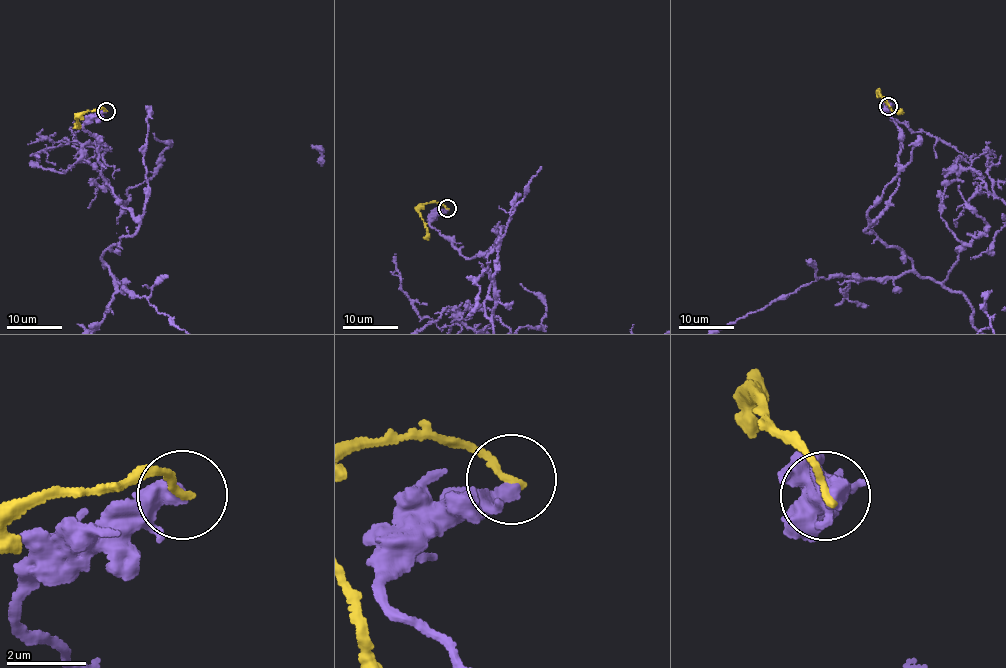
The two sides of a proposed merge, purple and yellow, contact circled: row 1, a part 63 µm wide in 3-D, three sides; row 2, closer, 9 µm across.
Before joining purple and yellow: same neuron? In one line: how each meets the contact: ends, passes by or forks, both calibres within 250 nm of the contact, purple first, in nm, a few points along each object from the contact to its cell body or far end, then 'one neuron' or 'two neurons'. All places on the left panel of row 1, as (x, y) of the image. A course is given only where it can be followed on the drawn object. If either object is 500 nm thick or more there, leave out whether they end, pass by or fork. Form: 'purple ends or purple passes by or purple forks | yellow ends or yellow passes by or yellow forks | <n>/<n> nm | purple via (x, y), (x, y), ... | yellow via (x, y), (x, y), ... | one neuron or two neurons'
purple ends | yellow ends | 460/190 nm | yellow via (106, 111), (102, 108), (86, 111), (77, 120), (77, 127), (78, 124) | two neurons

